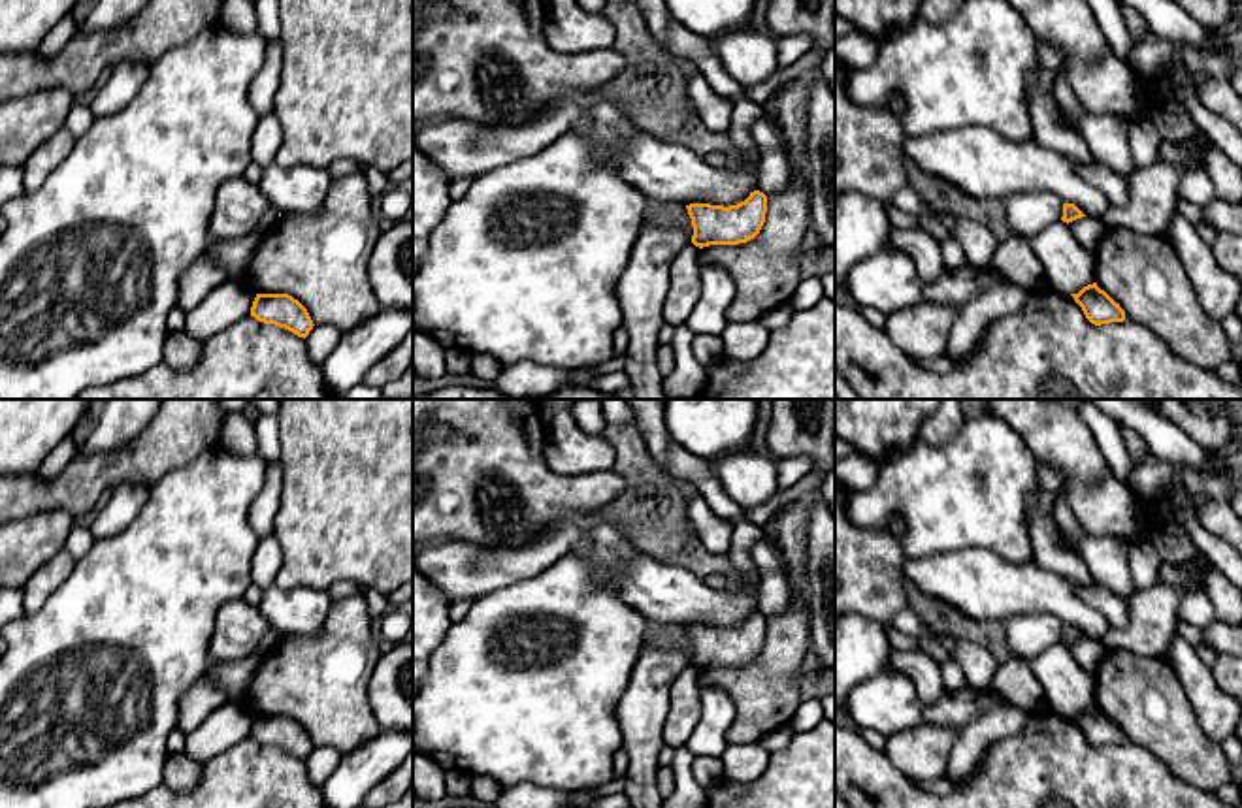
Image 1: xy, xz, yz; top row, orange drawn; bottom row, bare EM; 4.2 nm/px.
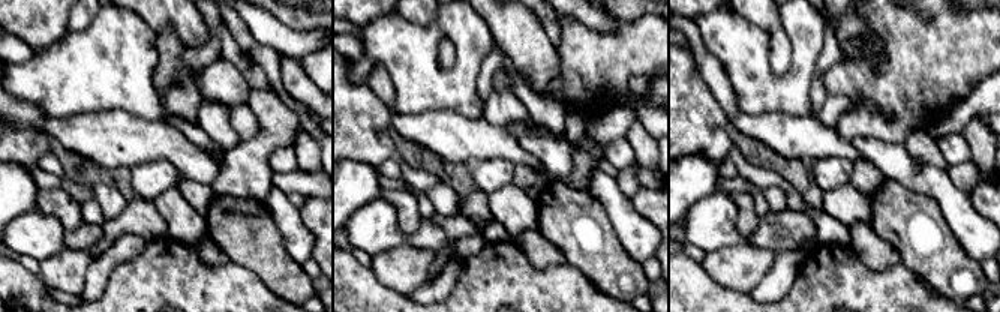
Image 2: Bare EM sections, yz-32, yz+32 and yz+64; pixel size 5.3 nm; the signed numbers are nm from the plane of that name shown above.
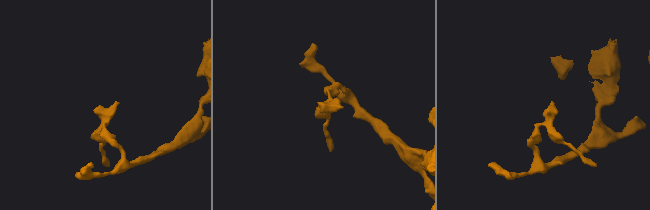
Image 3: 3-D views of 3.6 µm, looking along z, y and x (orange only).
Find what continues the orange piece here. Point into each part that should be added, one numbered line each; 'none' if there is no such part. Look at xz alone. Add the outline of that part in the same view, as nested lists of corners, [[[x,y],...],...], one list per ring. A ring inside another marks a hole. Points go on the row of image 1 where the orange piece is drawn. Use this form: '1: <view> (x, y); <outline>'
none

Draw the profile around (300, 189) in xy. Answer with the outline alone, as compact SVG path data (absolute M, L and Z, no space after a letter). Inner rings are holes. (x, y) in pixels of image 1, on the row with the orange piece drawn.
M271 164L258 186L281 215L313 213L326 200L328 173L305 164L292 168Z

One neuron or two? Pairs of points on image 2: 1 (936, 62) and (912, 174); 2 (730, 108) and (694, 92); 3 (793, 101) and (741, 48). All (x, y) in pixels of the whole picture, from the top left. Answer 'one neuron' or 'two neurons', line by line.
1: two neurons
2: two neurons
3: one neuron

